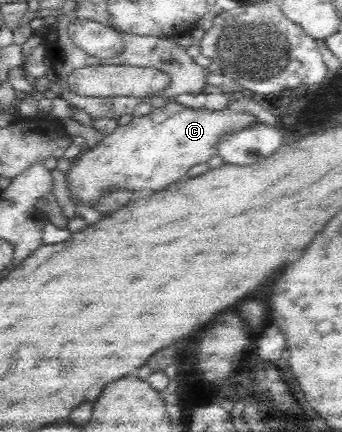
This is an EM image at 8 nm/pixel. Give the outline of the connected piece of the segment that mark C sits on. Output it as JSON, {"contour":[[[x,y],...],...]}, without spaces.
{"contour":[[[168,100],[161,107],[152,108],[146,115],[134,116],[126,125],[118,125],[111,135],[104,136],[103,141],[95,149],[83,149],[82,153],[75,158],[76,164],[67,178],[71,199],[75,202],[75,197],[78,197],[92,207],[101,193],[106,192],[109,188],[114,190],[127,187],[127,189],[159,191],[159,189],[179,181],[191,167],[195,167],[199,163],[207,163],[209,159],[219,156],[219,143],[223,141],[225,135],[235,135],[235,133],[245,131],[257,123],[258,119],[253,112],[249,112],[241,106],[225,106],[219,110],[212,110],[191,108]]]}

